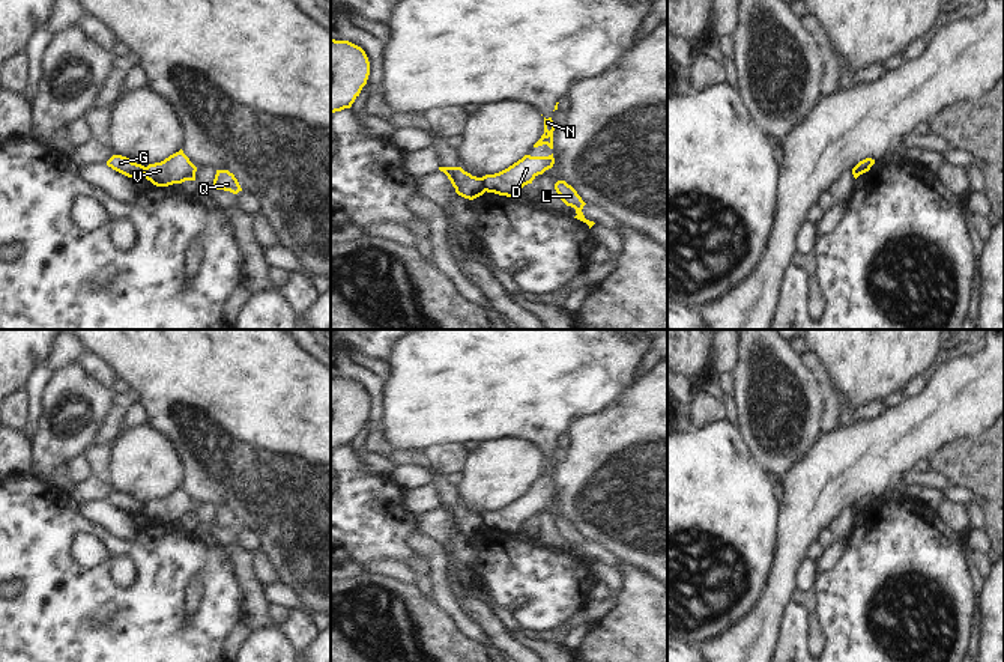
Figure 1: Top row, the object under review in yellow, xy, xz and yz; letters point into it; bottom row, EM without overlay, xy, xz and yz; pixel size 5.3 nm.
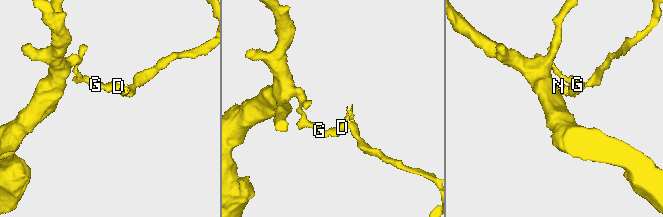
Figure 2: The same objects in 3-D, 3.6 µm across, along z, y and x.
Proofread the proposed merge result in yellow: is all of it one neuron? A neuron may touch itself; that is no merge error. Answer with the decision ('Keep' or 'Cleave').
Cleave

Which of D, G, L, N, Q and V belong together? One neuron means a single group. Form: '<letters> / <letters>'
D L N Q V / G

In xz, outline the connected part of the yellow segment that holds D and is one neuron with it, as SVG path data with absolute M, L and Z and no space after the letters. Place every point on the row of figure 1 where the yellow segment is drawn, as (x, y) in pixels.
M553 153L549 156L525 155L508 169L494 175L485 175L481 181L487 193L517 197L525 185L532 184L538 175L543 175L546 170L552 169L553 164Z

